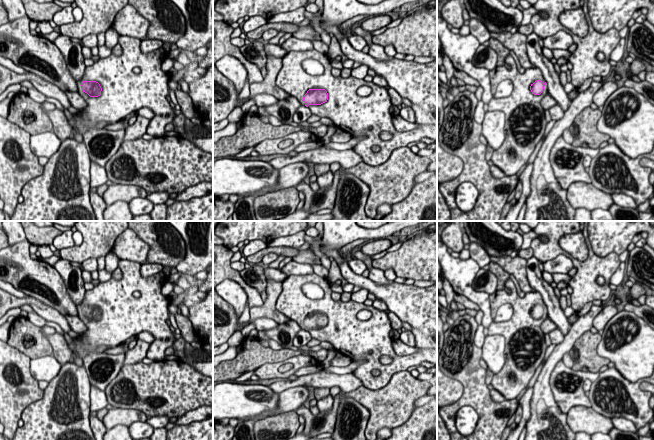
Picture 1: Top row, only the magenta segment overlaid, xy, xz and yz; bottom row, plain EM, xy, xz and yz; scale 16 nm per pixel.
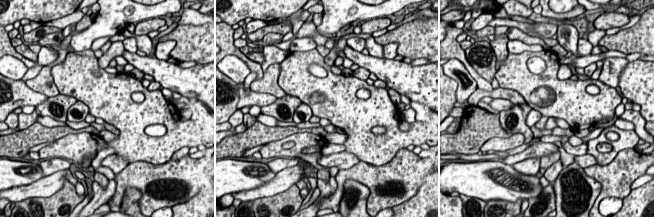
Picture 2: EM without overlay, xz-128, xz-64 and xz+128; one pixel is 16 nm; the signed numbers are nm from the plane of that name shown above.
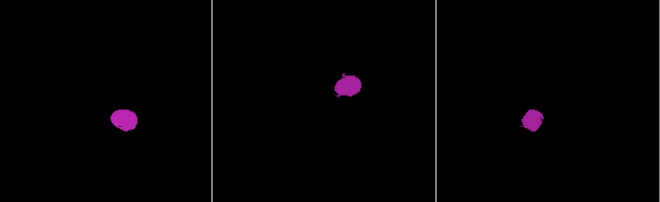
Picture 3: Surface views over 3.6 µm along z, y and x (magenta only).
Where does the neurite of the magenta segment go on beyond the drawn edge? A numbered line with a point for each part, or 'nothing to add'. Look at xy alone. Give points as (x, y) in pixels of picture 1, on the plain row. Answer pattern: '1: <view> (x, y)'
1: xy (123, 315)

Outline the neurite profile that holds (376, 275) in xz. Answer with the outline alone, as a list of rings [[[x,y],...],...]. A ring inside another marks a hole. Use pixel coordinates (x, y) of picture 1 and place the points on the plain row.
[[[371,267],[369,270],[369,276],[368,278],[372,280],[374,283],[379,284],[379,285],[386,285],[386,284],[391,284],[394,281],[389,281],[385,276],[384,276],[384,271],[378,268]]]

